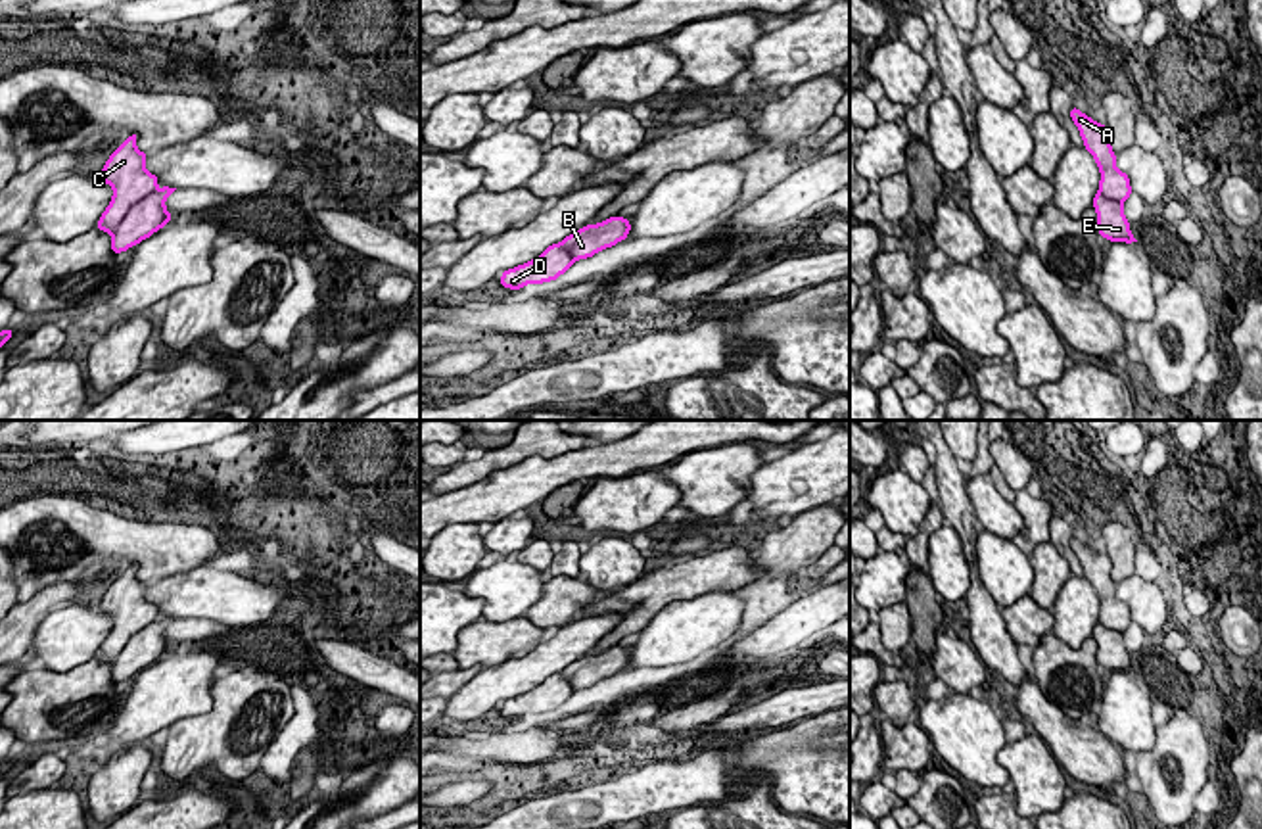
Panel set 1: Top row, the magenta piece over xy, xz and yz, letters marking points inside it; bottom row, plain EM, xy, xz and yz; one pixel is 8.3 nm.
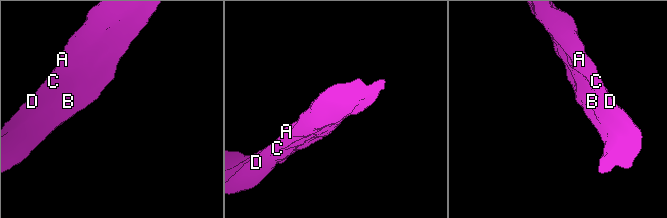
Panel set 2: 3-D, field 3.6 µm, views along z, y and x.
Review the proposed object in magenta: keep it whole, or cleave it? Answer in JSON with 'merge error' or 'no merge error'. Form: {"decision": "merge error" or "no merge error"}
{"decision": "no merge error"}

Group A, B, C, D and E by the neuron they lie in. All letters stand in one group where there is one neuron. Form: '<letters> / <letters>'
A B C D E

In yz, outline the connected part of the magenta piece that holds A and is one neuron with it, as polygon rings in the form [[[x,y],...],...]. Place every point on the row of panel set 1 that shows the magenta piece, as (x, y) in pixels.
[[[1074,106],[1070,117],[1080,130],[1084,148],[1093,155],[1101,171],[1099,192],[1093,198],[1097,232],[1110,242],[1137,242],[1122,207],[1132,194],[1132,186],[1128,175],[1116,169],[1116,154],[1110,148],[1110,129],[1095,123]]]

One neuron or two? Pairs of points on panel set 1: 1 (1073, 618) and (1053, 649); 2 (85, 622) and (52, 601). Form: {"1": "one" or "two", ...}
{"1": "two", "2": "two"}

